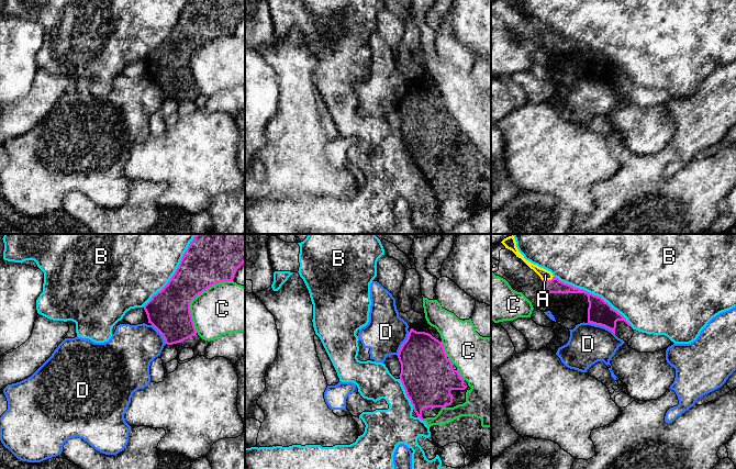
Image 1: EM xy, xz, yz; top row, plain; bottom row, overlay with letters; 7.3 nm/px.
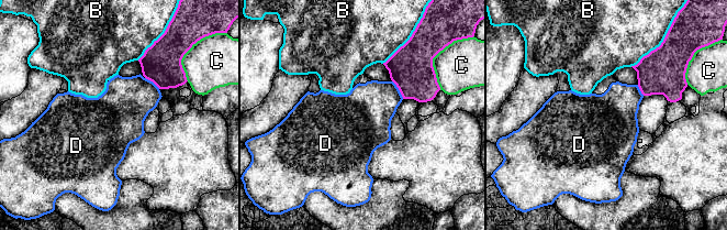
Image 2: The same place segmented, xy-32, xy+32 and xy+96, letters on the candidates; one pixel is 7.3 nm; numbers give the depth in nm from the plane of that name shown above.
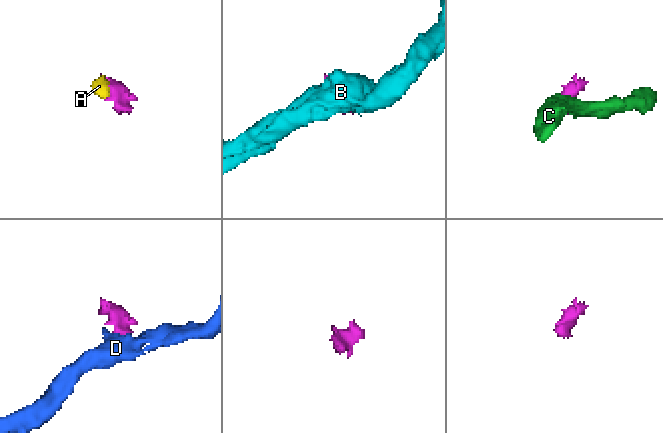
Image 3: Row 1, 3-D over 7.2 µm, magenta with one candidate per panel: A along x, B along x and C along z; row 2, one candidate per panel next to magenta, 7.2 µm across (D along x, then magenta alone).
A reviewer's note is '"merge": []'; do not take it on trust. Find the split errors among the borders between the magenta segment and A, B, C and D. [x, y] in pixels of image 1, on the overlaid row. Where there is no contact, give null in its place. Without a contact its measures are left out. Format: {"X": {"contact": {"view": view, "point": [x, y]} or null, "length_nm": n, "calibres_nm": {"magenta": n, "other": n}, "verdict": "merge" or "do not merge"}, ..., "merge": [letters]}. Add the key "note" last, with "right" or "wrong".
{"A": {"contact": {"view": "yz", "point": [547, 280]}, "length_nm": 90, "calibres_nm": {"magenta": 110, "other": 80}, "verdict": "merge"}, "B": {"contact": {"view": "yz", "point": [593, 294]}, "length_nm": 700, "calibres_nm": {"magenta": 180, "other": 500}, "verdict": "do not merge"}, "C": {"contact": {"view": "xy", "point": [196, 296]}, "length_nm": 460, "calibres_nm": {"magenta": 340, "other": 380}, "verdict": "do not merge"}, "D": {"contact": {"view": "yz", "point": [601, 325]}, "length_nm": 220, "calibres_nm": {"magenta": 180, "other": 300}, "verdict": "do not merge"}, "merge": ["A"], "note": "wrong"}

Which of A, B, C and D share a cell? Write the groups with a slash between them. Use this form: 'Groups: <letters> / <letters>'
Groups: A / B / C / D

